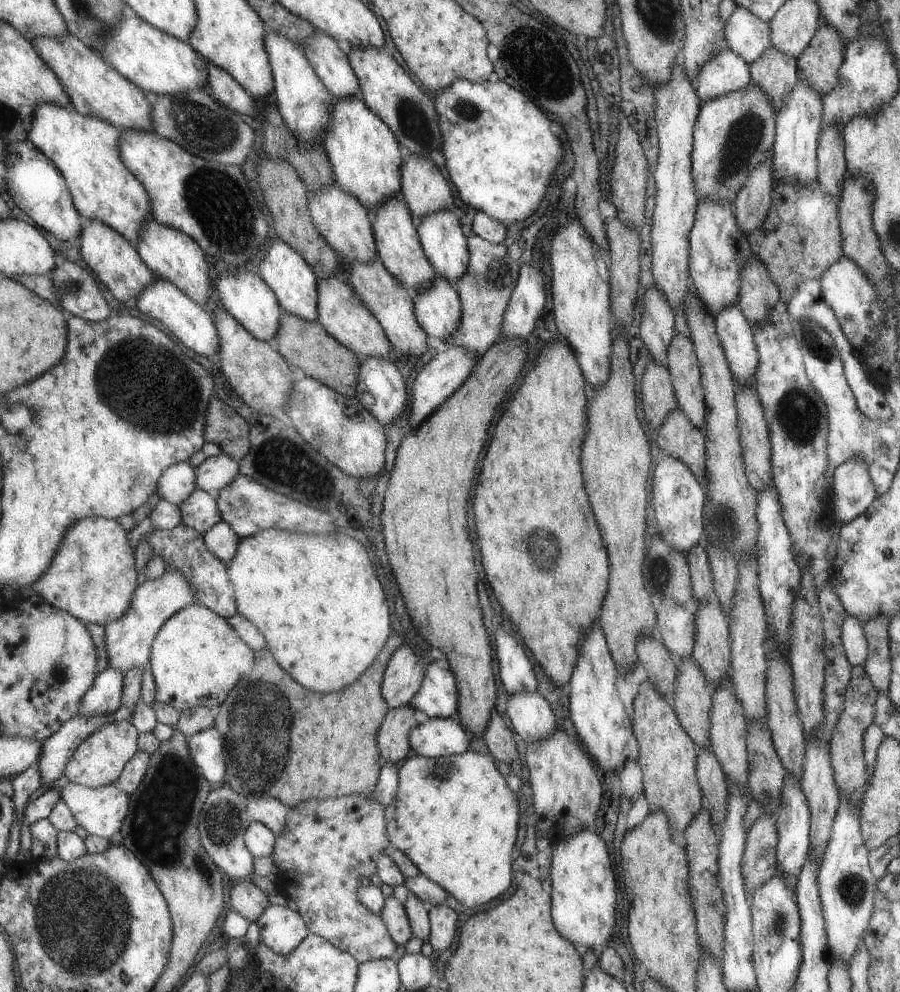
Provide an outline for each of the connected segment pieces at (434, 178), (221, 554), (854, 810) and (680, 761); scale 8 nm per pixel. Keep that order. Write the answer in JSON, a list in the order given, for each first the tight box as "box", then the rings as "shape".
[{"box":[400,152,453,220],"shape":[[[403,152],[400,165],[400,190],[413,220],[437,210],[453,209],[451,186],[427,158]]]},{"box":[203,522,241,565],"shape":[[[217,522],[203,536],[205,547],[222,563],[228,565],[237,554],[237,546],[240,545],[241,539],[227,523]]]},{"box":[817,793,876,961],"shape":[[[839,793],[837,798],[838,809],[836,817],[833,818],[832,834],[829,834],[829,841],[817,872],[817,890],[820,891],[831,959],[849,961],[864,935],[869,918],[872,917],[876,884],[868,867],[868,852],[861,837],[860,807],[853,806],[853,800],[845,794]]]},{"box":[632,680,701,834],"shape":[[[644,680],[637,688],[632,715],[633,736],[639,747],[636,762],[642,773],[642,794],[647,800],[649,811],[661,810],[669,826],[673,826],[673,832],[677,830],[677,833],[682,834],[701,808],[701,794],[695,780],[693,740],[681,727],[668,698],[659,694],[649,680]]]}]

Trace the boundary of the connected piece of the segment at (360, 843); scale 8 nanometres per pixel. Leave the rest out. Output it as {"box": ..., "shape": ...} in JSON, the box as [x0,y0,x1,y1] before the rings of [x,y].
{"box":[269,794,396,962],"shape":[[[351,794],[323,800],[305,800],[287,810],[287,826],[281,834],[274,836],[273,852],[269,857],[279,870],[289,870],[288,898],[297,904],[296,912],[307,924],[308,933],[327,939],[332,946],[347,952],[356,962],[367,962],[392,958],[396,945],[388,934],[379,914],[373,914],[357,902],[359,876],[376,873],[376,863],[390,845],[385,826],[384,808],[371,795]]]}

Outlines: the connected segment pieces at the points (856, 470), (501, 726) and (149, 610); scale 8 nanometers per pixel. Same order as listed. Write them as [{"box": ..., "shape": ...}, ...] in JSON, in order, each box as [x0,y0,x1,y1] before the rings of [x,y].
[{"box":[832,456,876,524],"shape":[[[853,456],[841,462],[832,473],[833,515],[841,524],[859,517],[876,500],[876,490],[871,484],[869,466],[865,460]]]},{"box":[483,712,517,766],"shape":[[[493,712],[491,720],[488,721],[488,726],[483,732],[483,741],[489,750],[489,753],[495,760],[501,761],[511,766],[513,760],[517,762],[517,748],[513,741],[513,736],[509,732],[509,728],[505,726],[503,718]]]},{"box":[107,570,195,673],"shape":[[[164,570],[156,580],[145,580],[137,586],[133,593],[133,602],[129,604],[129,610],[125,610],[125,616],[121,616],[117,622],[107,625],[107,646],[109,646],[110,668],[119,668],[127,673],[133,668],[150,669],[151,650],[153,638],[157,630],[172,617],[173,614],[194,602],[195,590],[185,580],[185,574],[179,574],[177,570]]]}]

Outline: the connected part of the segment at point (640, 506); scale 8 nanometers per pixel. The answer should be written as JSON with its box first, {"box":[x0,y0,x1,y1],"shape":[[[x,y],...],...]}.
{"box":[585,326,655,674],"shape":[[[613,326],[613,349],[609,352],[609,377],[599,388],[588,389],[589,400],[589,438],[585,438],[585,486],[589,486],[589,502],[595,514],[595,522],[600,528],[601,539],[605,538],[605,546],[609,546],[608,578],[609,602],[605,602],[605,614],[599,614],[601,631],[605,634],[608,650],[612,652],[613,662],[617,662],[623,674],[635,667],[637,663],[637,638],[649,636],[655,626],[655,610],[649,600],[649,594],[643,588],[641,564],[643,563],[643,528],[645,528],[645,506],[647,506],[647,476],[649,476],[649,444],[641,422],[635,414],[635,390],[633,390],[633,374],[627,358],[627,340],[619,326]]]}

